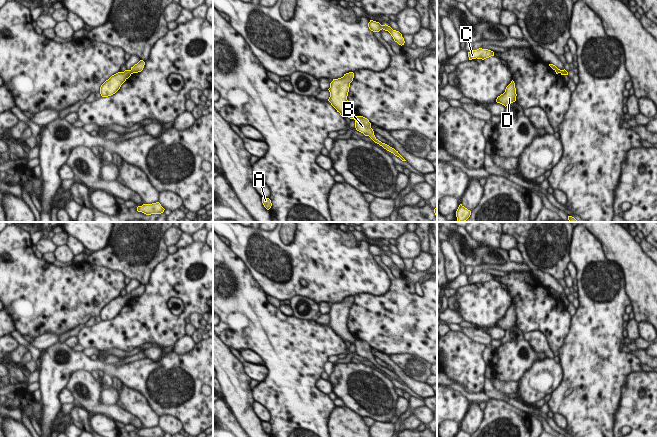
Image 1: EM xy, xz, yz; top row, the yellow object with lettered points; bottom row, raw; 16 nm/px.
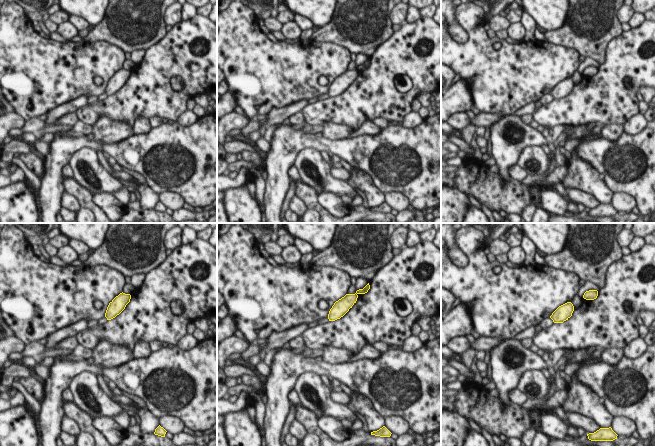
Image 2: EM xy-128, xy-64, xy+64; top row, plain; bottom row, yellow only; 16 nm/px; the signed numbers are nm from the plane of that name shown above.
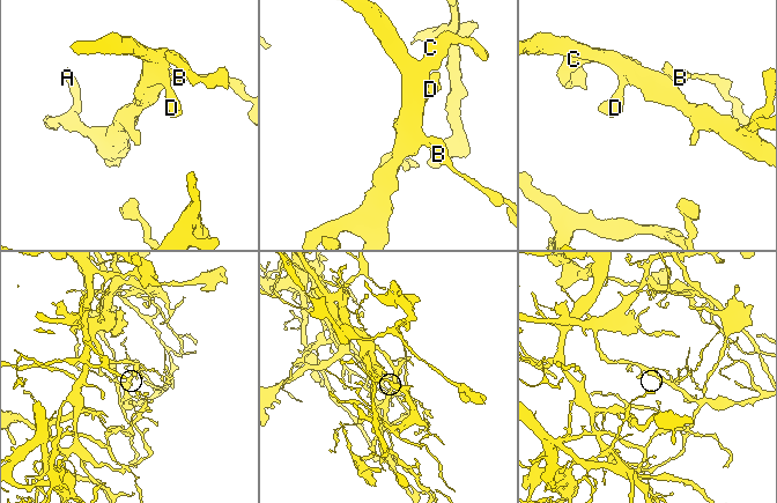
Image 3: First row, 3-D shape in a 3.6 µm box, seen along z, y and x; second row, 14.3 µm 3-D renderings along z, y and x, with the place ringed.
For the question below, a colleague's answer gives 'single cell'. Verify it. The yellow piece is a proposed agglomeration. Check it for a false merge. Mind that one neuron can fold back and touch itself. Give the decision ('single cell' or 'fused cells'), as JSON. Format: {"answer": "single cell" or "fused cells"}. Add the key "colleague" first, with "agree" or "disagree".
{"colleague": "disagree", "answer": "fused cells"}

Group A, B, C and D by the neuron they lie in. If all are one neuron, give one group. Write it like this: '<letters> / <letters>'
A C D / B

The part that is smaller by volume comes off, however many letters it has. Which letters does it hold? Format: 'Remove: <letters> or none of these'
Remove: B

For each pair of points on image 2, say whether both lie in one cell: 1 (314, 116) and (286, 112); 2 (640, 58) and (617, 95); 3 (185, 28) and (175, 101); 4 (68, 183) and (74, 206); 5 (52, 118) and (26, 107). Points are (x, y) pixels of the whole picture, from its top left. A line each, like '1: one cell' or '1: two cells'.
1: two cells
2: one cell
3: one cell
4: two cells
5: two cells

